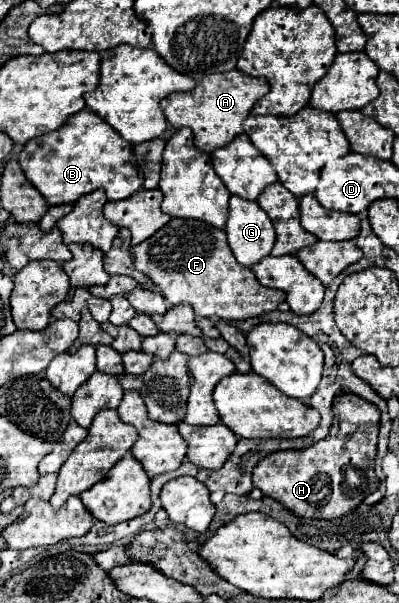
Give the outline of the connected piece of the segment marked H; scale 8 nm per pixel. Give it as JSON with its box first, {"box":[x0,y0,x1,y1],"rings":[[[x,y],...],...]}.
{"box":[254,393,380,519],"rings":[[[352,393],[336,397],[334,423],[328,435],[306,449],[276,451],[264,457],[254,469],[254,487],[288,507],[298,517],[338,519],[348,515],[378,487],[378,477],[374,473],[378,421],[380,411],[376,405]]]}

